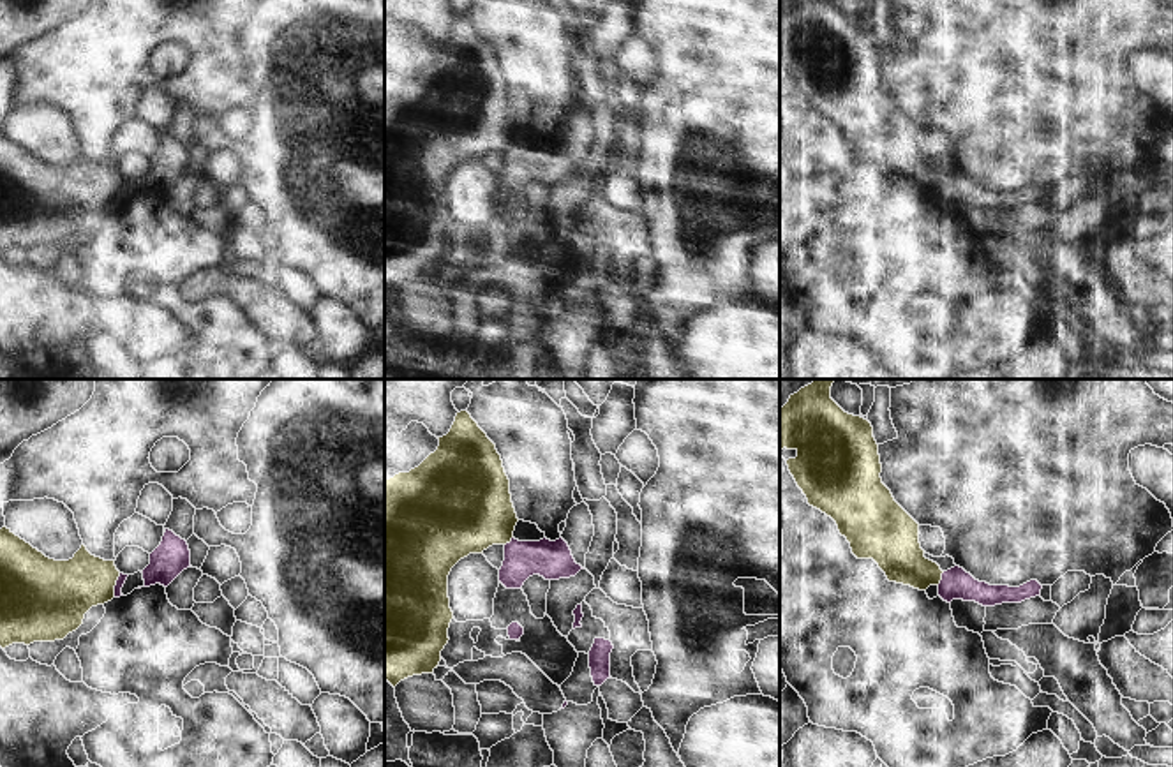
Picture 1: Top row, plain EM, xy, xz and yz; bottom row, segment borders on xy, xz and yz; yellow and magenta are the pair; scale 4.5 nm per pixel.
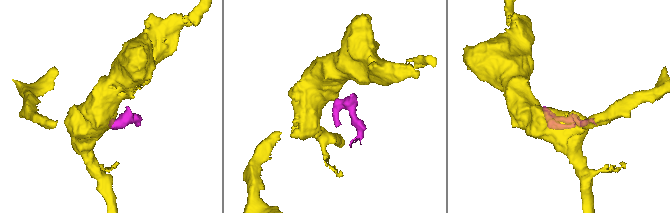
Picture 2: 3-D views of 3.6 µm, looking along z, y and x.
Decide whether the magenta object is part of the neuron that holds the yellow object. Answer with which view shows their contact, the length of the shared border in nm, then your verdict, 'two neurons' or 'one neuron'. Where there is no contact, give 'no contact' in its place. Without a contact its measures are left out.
xy | 120 nm | two neurons

